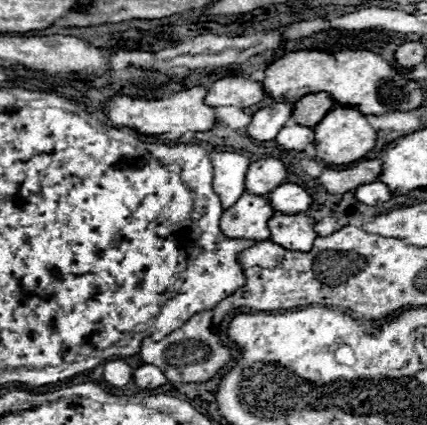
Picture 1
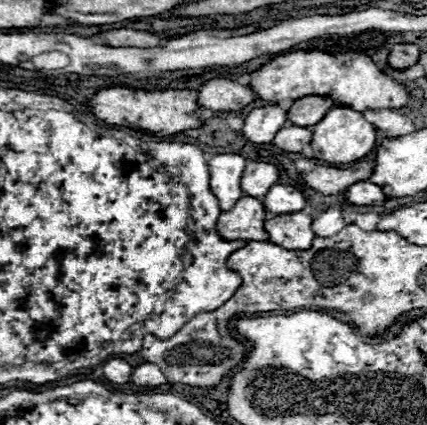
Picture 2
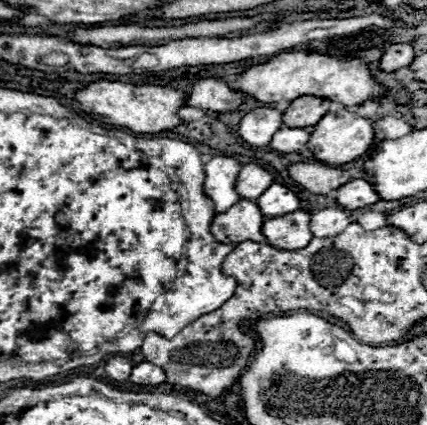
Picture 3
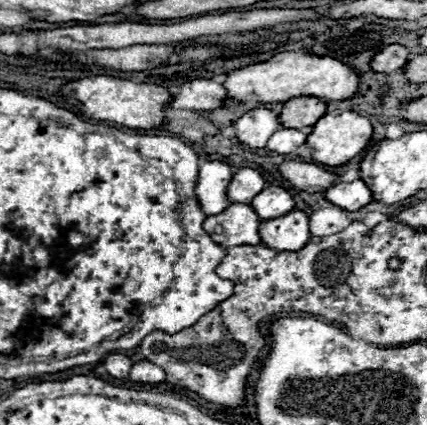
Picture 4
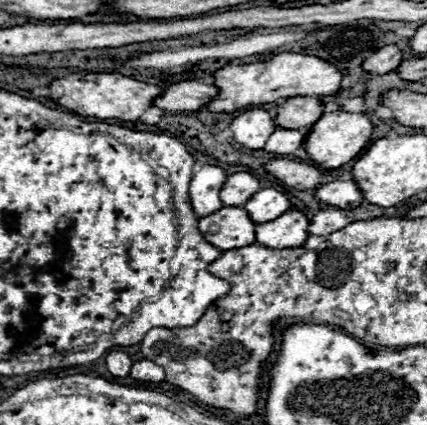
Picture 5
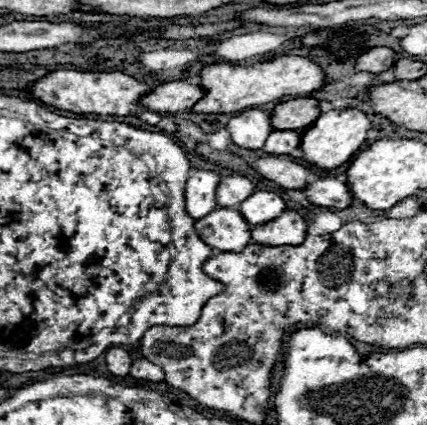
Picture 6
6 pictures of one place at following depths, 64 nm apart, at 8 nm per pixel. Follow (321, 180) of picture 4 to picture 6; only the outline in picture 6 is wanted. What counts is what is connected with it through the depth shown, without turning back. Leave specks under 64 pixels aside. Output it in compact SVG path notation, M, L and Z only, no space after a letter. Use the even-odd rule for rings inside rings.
M258 158L252 160L250 166L266 180L276 182L282 188L290 188L290 190L300 190L308 184L308 176L312 174L308 168L288 162L288 160L280 160L280 158Z

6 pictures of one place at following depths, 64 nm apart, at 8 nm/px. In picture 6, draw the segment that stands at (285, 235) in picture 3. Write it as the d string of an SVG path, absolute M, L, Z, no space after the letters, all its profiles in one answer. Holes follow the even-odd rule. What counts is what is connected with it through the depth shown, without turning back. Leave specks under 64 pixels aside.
M282 212L274 222L252 228L252 242L264 246L298 246L306 238L306 222L296 212Z

